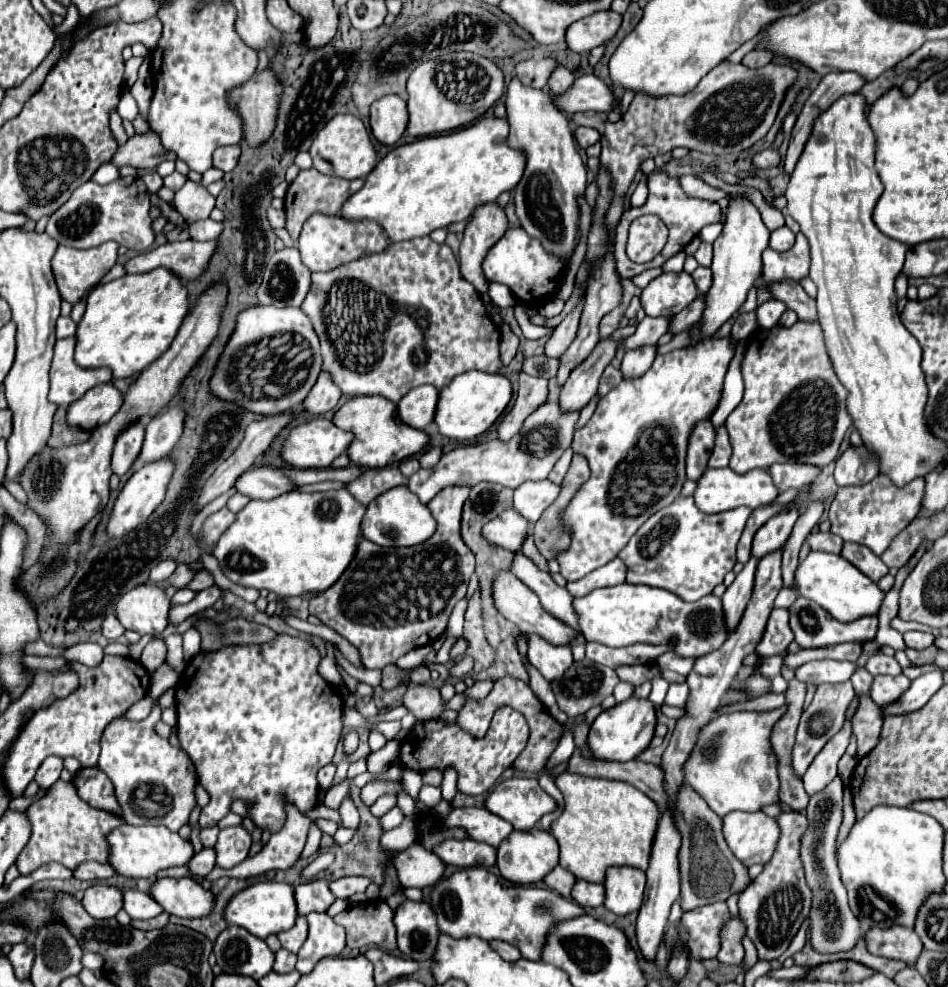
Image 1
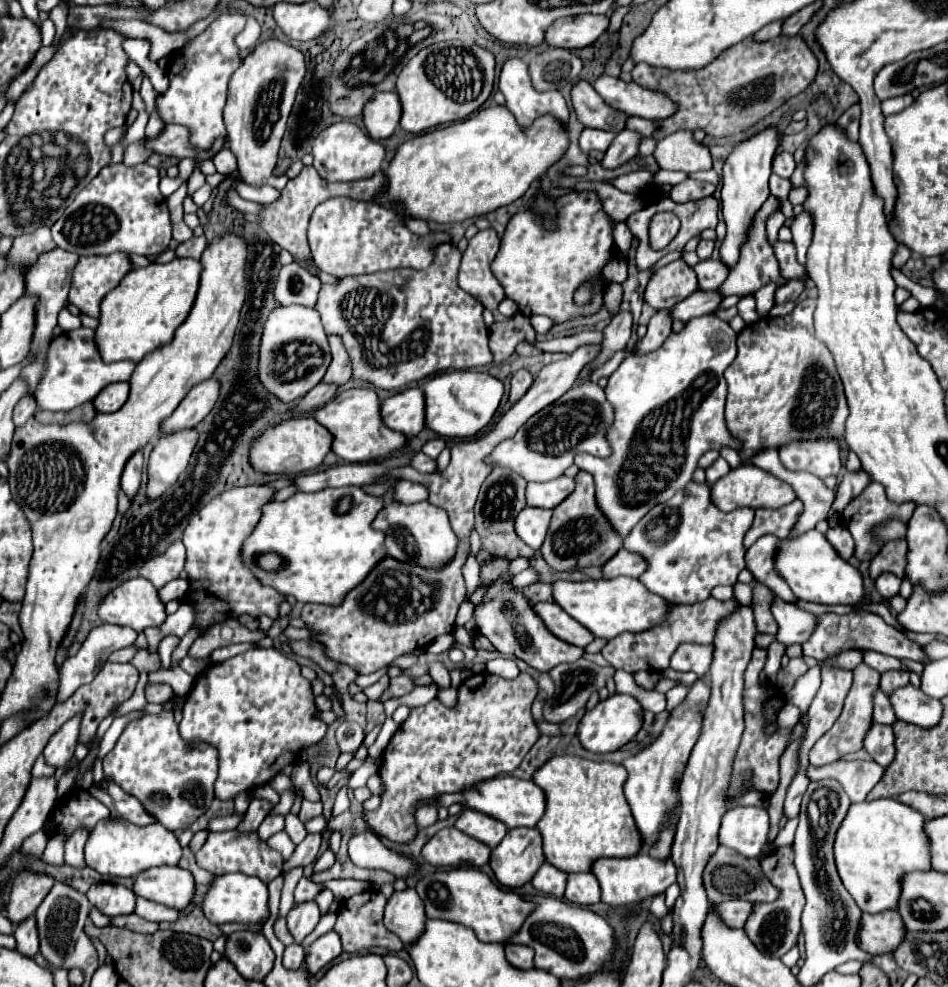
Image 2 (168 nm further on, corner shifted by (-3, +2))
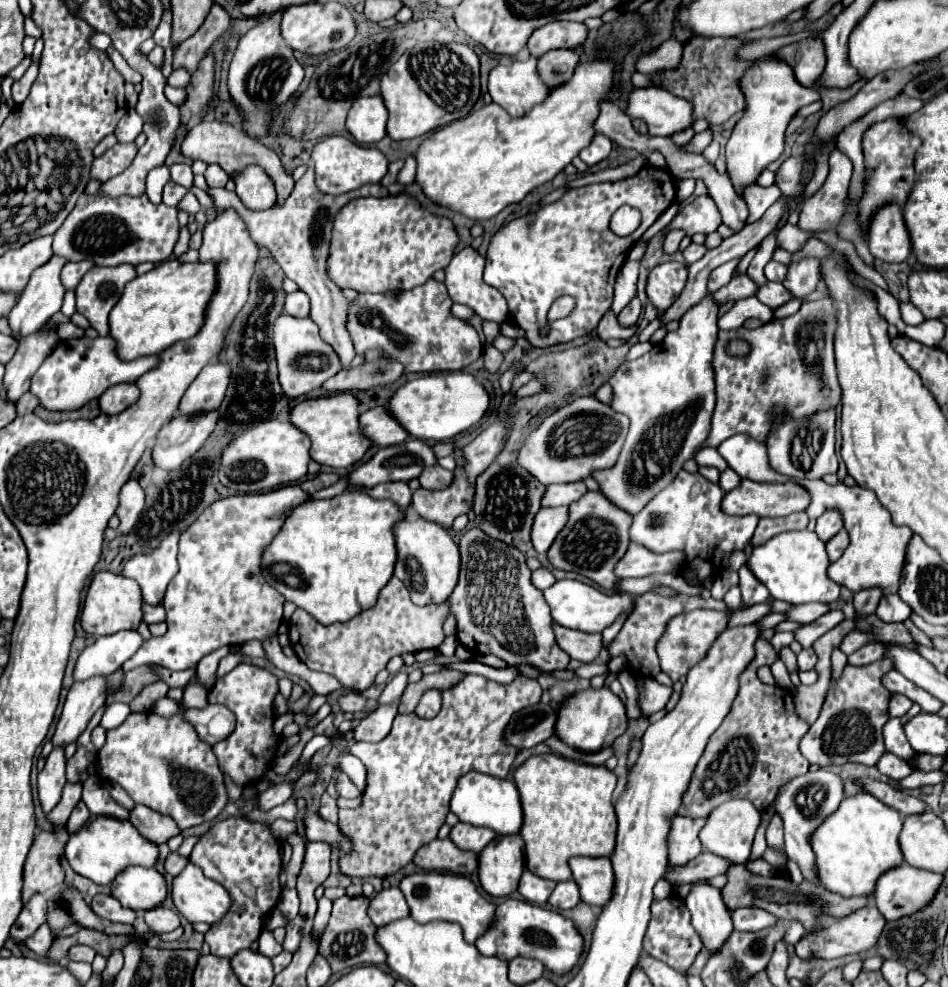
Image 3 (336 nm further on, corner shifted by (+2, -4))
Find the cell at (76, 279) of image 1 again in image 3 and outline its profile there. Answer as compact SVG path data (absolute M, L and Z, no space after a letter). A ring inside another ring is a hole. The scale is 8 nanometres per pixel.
M130 263L116 265L116 267L98 267L98 265L94 265L82 277L82 281L78 283L78 287L76 287L76 311L82 313L90 321L90 327L94 327L102 337L108 335L108 313L110 313L110 309L120 299L120 295L124 291L124 285L128 281L132 281L134 277L136 277L136 271Z

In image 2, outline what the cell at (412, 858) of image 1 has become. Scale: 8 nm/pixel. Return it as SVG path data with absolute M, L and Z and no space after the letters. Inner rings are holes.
M355 831L349 839L349 859L357 867L367 869L385 869L395 877L405 877L417 871L417 861L397 855L383 847L377 835L371 831Z

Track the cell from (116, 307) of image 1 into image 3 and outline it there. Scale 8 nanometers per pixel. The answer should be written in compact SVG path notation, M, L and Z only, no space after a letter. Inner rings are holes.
M172 259L172 261L160 263L152 271L132 279L126 285L120 301L110 311L110 319L108 319L110 337L116 341L116 355L122 361L132 361L132 359L138 359L144 355L156 355L156 353L164 351L166 347L174 345L176 341L194 337L204 323L204 311L212 297L210 293L214 289L216 289L216 271L214 271L212 263L184 263L184 261Z

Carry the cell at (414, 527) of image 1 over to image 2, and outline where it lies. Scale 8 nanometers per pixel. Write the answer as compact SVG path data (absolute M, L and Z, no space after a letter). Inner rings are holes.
M427 501L415 503L415 505L403 505L403 503L389 503L383 511L379 511L377 519L373 521L373 529L383 531L385 547L389 557L405 563L417 563L425 569L443 569L449 559L457 553L457 535L453 533L447 513Z

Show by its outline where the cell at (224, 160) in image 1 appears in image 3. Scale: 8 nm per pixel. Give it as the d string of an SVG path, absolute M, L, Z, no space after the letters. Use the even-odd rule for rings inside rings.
M214 163L208 165L204 177L206 177L206 181L208 181L210 187L224 187L228 183L228 179L230 179L228 173L224 173L224 169L220 165L214 165Z

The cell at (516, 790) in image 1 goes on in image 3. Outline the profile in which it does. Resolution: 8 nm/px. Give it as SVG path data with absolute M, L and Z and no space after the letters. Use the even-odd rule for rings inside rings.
M476 771L460 777L458 787L450 801L450 811L458 815L460 821L470 825L484 825L488 829L494 829L498 835L516 835L520 833L524 823L524 811L516 785L508 779L498 779Z

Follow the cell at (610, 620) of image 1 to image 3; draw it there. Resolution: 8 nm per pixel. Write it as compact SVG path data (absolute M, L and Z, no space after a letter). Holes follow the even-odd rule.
M562 579L556 581L552 587L544 591L544 599L550 607L552 619L558 625L578 629L584 633L602 633L606 627L610 627L622 613L632 613L634 599L628 593L602 593L594 589L592 585L574 581L574 579Z

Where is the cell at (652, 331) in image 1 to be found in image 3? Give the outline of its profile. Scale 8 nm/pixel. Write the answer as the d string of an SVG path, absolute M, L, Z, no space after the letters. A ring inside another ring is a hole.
M734 275L732 281L728 285L724 285L722 289L718 289L716 293L710 293L710 297L722 305L726 301L738 301L744 297L752 297L756 293L756 285L748 275Z

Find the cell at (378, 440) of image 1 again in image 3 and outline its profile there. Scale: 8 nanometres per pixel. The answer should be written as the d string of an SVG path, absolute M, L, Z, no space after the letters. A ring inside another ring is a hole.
M334 393L334 395L326 395L318 399L308 399L298 403L290 413L292 423L312 439L310 457L318 461L320 465L328 465L334 469L352 467L374 445L360 431L358 417L360 417L360 401L352 393Z

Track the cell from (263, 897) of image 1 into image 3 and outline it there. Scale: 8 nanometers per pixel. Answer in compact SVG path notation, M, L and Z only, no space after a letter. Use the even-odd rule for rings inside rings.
M188 867L174 879L172 899L178 911L190 923L218 923L232 909L230 893L216 881L208 879L200 867Z

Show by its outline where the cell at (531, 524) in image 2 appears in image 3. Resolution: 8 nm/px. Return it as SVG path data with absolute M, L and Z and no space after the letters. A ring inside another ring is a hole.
M556 507L556 509L540 509L534 515L534 525L532 525L532 545L538 553L546 553L548 545L554 541L556 533L562 529L564 521L568 521L568 509L566 507Z

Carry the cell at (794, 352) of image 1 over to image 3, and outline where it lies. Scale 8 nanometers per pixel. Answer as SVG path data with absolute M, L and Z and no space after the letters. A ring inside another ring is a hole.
M832 299L804 301L798 313L786 319L772 319L758 329L720 331L714 349L716 409L708 447L718 447L724 439L746 433L764 443L772 431L774 415L804 419L808 415L836 409L840 405L840 385L834 365L832 337L836 329ZM742 339L750 345L748 355L730 355L728 343Z

